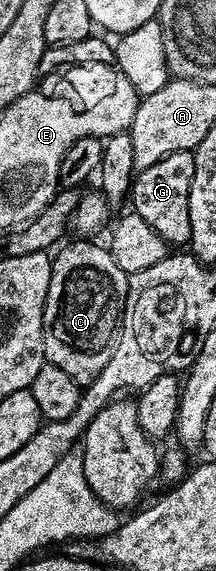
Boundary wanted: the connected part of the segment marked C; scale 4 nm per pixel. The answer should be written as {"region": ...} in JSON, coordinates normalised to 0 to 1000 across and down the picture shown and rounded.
{"region":[[[417,420],[366,424],[380,424],[366,431],[324,431],[310,438],[273,436],[273,445],[245,447],[222,518],[194,555],[194,601],[227,639],[296,644],[296,651],[315,651],[315,658],[333,658],[333,665],[370,673],[412,673],[444,658],[463,658],[481,637],[519,630],[528,611],[546,606],[565,545],[583,539],[602,490],[486,429],[431,431],[417,426],[431,422]]]}

